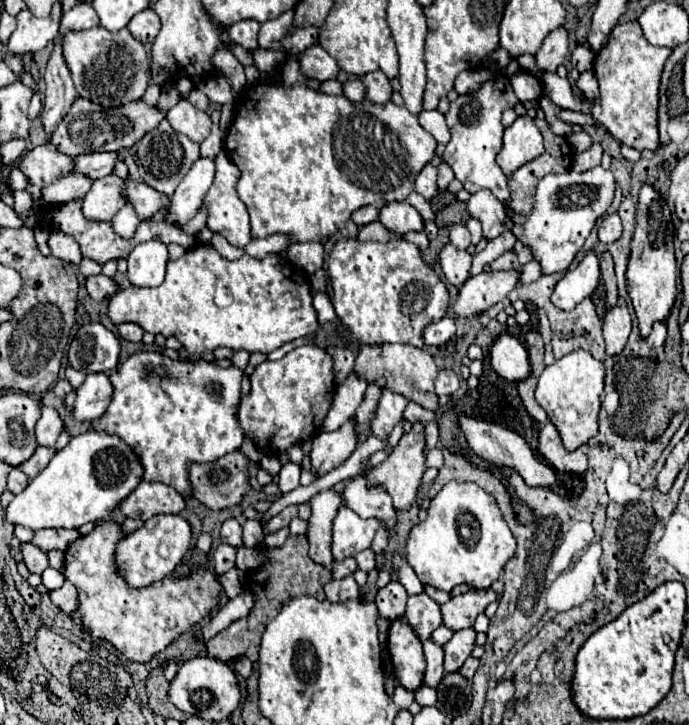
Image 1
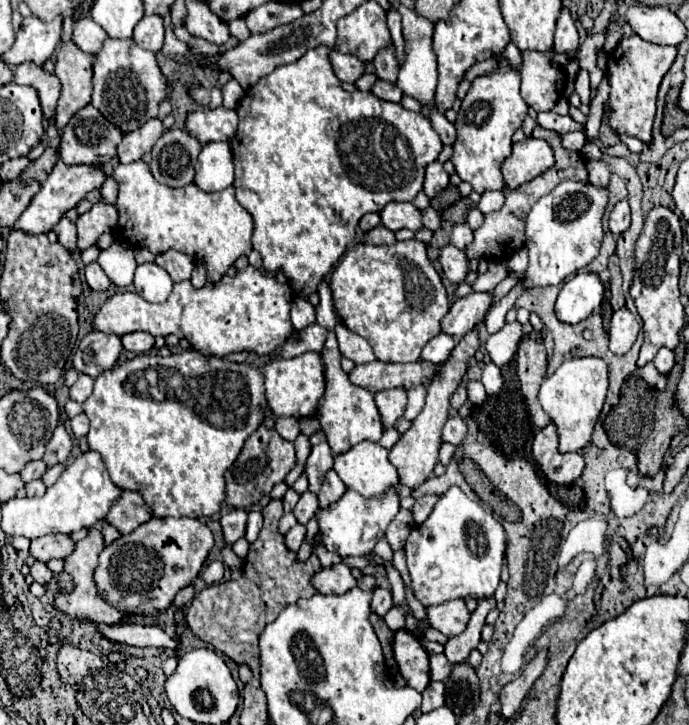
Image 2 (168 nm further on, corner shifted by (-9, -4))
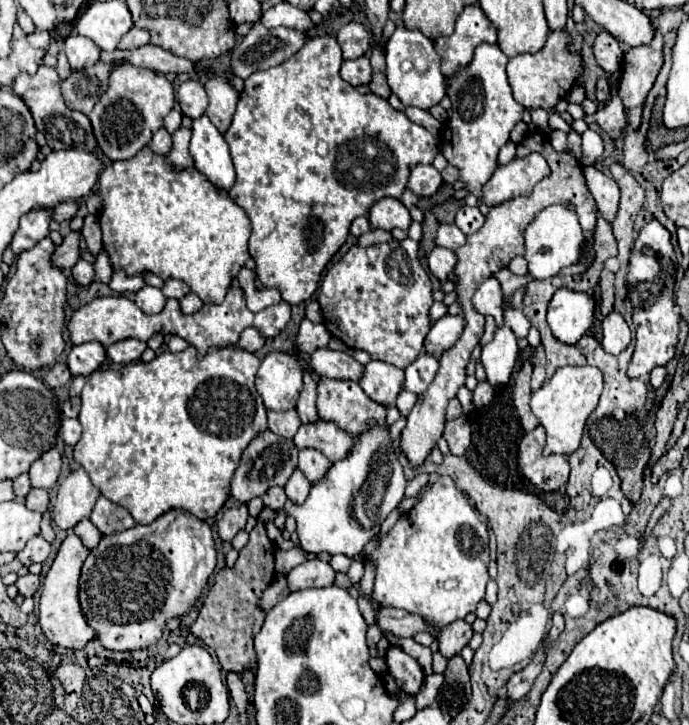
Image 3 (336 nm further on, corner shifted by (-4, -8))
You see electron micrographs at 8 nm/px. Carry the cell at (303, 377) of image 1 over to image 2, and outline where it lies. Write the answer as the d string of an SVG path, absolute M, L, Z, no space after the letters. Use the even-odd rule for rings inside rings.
M306 352L302 356L294 356L288 360L270 360L262 368L262 374L266 400L274 416L278 418L294 416L298 420L304 420L314 418L318 414L318 404L324 398L324 358L320 352Z

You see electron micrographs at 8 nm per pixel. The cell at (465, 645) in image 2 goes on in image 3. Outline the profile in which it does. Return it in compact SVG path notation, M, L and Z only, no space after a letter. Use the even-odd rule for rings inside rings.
M457 620L457 622L449 624L447 628L443 628L443 632L437 634L439 652L445 658L451 658L451 656L459 654L463 646L467 646L467 642L471 640L471 636L473 636L471 626L467 622L463 622L463 620Z

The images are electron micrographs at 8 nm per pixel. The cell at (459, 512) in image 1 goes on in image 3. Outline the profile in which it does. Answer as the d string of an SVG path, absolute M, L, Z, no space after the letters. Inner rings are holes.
M441 476L411 510L401 514L397 524L385 536L373 536L363 548L361 556L375 566L375 586L371 594L373 600L379 606L391 606L411 614L419 614L429 620L435 630L443 630L447 624L465 618L469 612L475 612L477 602L485 596L485 586L489 580L487 524L479 518L477 510L469 504L469 500L461 496L449 476Z

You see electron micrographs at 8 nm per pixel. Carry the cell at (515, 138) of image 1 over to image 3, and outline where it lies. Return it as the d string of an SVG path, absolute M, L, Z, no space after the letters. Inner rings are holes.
M537 152L527 158L515 158L507 166L499 166L491 180L483 186L481 202L487 206L497 206L501 202L513 200L517 196L529 196L539 184L539 180L551 174L545 158Z

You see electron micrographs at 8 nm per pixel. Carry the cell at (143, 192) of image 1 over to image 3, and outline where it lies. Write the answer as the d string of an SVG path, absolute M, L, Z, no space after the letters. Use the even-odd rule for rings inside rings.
M145 146L143 150L137 152L137 156L133 156L131 160L123 160L123 162L111 162L111 164L105 166L99 176L98 190L103 198L103 210L99 214L99 224L101 224L101 230L103 230L103 248L109 256L109 262L111 262L111 268L113 270L125 270L127 276L141 276L143 272L153 272L157 274L159 278L167 280L167 278L177 278L177 280L183 280L193 294L197 294L201 298L201 302L205 304L221 304L233 278L237 276L237 272L241 270L241 266L249 260L249 250L247 250L247 240L249 240L249 234L251 234L251 222L247 218L247 214L243 212L243 208L239 208L231 196L227 194L227 190L223 188L215 188L215 184L211 184L201 172L195 172L195 168L185 168L185 170L177 170L171 162L167 162L165 156L159 156L159 154L153 154L149 146Z

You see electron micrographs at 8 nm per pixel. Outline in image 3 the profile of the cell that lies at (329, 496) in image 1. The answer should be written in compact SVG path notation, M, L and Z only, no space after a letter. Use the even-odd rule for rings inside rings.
M303 448L299 450L299 470L307 476L309 482L317 482L319 478L325 476L325 472L329 470L331 462L327 460L327 456L315 448Z

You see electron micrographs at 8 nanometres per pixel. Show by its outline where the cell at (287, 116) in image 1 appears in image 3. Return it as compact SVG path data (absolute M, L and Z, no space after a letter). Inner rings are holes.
M323 34L323 36L309 36L307 42L303 44L303 48L299 52L295 52L295 56L291 56L289 60L285 60L283 64L269 68L269 70L261 70L261 72L253 72L247 80L245 80L245 88L241 92L239 104L237 104L237 112L233 116L233 124L231 128L225 132L225 140L229 144L231 150L231 158L235 164L235 172L237 172L237 180L229 190L229 196L247 212L247 216L251 218L251 238L249 238L249 254L251 258L257 262L257 278L261 280L263 286L273 286L281 290L281 296L285 302L289 304L301 304L309 298L313 298L319 280L321 280L321 272L327 266L327 262L335 256L335 252L345 244L347 236L349 236L349 226L357 216L365 216L369 212L369 208L383 196L389 198L399 198L403 194L403 190L407 188L407 178L413 166L417 164L431 164L435 154L439 152L439 142L437 138L425 130L423 126L411 122L403 112L395 110L389 100L377 96L377 94L361 94L357 92L357 88L353 88L351 84L347 84L345 80L341 80L339 76L339 68L341 68L341 48L335 40L335 36L331 34Z

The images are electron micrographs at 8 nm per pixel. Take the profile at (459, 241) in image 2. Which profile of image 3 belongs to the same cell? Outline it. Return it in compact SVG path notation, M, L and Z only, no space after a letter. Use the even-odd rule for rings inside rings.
M439 224L435 244L449 250L457 250L459 246L465 244L465 234L455 224Z

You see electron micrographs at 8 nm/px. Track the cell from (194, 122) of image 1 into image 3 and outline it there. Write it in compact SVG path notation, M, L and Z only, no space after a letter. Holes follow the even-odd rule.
M221 76L209 78L205 82L205 90L209 96L209 108L205 114L217 126L217 130L225 134L227 128L231 126L239 92L233 88L233 84L227 78L221 78Z

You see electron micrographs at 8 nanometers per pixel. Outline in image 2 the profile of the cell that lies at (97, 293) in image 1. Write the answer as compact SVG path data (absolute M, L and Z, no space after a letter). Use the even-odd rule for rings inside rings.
M92 262L86 266L86 282L92 290L96 292L102 292L102 290L108 290L110 288L110 278L104 274L104 270L98 266L98 262Z

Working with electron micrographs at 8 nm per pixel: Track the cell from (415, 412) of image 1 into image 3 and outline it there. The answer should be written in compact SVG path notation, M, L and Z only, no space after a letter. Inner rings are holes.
M403 390L403 392L399 394L399 398L397 398L397 408L399 408L399 412L401 412L403 416L407 416L407 414L411 412L411 408L415 406L415 402L417 402L417 394L411 394L411 392Z

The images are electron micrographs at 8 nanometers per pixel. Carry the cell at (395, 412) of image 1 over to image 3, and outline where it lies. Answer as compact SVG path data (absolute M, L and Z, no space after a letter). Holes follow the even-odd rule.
M371 360L365 366L359 386L369 398L389 408L395 404L397 394L403 390L403 382L405 382L405 376L401 368L395 368L393 364L387 364L381 360Z

